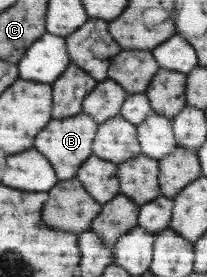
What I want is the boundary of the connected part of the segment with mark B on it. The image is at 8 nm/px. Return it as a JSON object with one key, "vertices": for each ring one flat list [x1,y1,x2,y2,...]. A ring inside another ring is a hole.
{"vertices":[[84,113,64,120,54,119,54,125,38,137,38,145,34,145,34,149,46,153,46,157,54,161,54,169,58,169,58,177,62,177,62,181,72,179,81,165,93,156,93,140,98,127,100,125]]}

